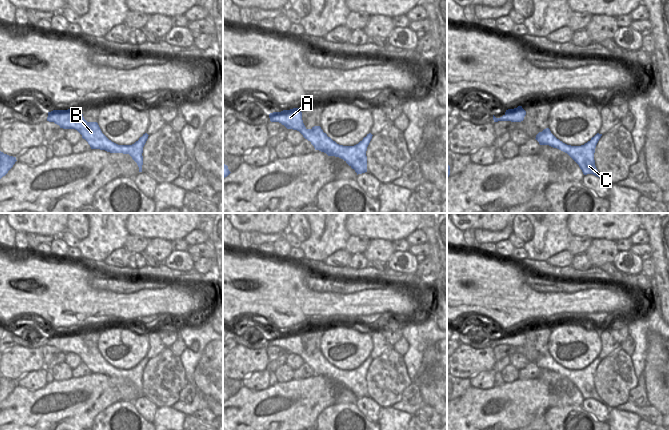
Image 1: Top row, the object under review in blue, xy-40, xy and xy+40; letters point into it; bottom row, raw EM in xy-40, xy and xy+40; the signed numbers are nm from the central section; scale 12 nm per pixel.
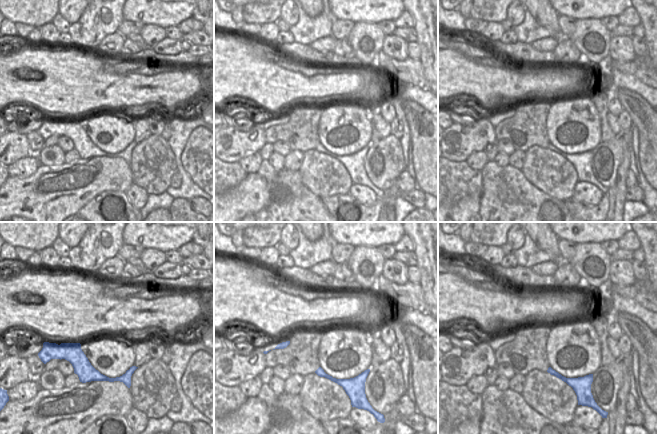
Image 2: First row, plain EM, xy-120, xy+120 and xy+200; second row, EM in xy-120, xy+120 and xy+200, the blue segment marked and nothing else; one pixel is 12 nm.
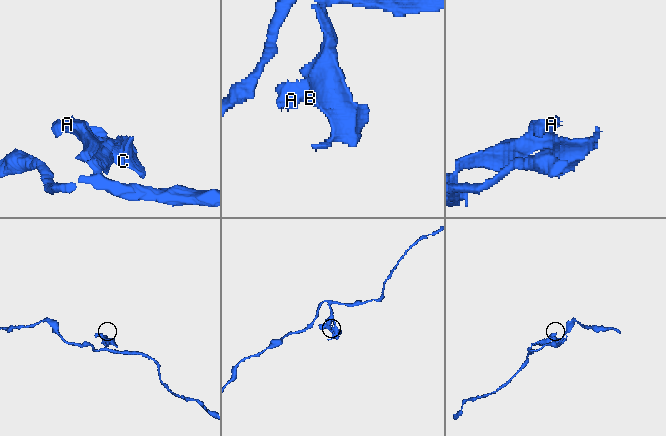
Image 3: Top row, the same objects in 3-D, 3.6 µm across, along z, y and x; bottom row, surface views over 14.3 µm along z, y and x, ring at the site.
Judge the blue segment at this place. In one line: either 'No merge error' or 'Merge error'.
No merge error

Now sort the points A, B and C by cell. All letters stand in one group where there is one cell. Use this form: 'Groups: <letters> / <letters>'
Groups: A B C

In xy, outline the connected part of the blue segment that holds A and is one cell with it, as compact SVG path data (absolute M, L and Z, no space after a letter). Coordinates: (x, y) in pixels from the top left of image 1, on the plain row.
M300 332L273 336L269 338L269 342L271 346L279 346L287 353L299 355L305 363L311 366L315 374L343 383L357 399L367 396L366 375L373 360L371 357L354 370L343 370L328 361L320 350L307 353L303 347Z

